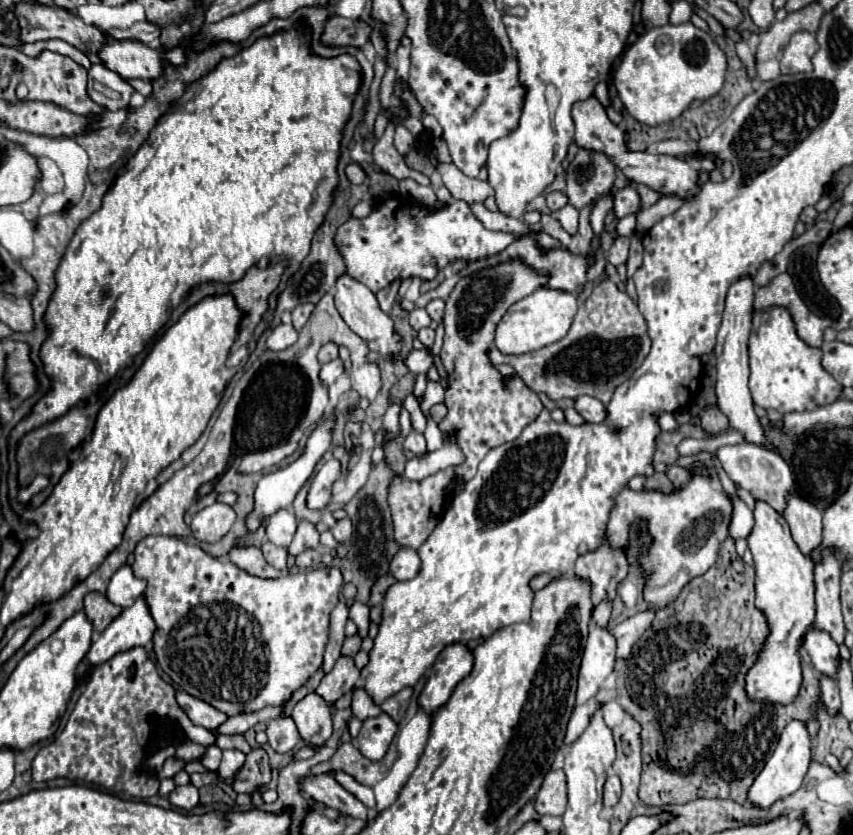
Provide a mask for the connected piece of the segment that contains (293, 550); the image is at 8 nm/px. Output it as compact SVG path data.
M301 520L299 528L295 532L295 538L289 544L289 548L287 548L289 554L297 556L297 554L301 554L307 548L317 548L317 546L319 546L319 532L317 532L315 524L311 524L307 520Z

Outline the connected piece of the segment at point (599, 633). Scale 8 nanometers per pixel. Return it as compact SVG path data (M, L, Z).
M591 624L587 646L583 650L583 660L579 668L579 686L577 686L577 706L585 704L593 698L603 684L603 680L611 674L615 666L615 638Z

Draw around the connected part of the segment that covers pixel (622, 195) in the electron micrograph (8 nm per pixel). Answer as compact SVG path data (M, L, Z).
M627 186L623 190L615 190L615 202L613 202L613 214L615 218L623 218L627 214L635 214L639 212L639 196L635 192L635 186Z

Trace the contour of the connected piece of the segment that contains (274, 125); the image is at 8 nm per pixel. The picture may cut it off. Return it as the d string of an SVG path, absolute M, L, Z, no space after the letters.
M299 20L299 24L295 24L295 30L283 30L283 34L263 36L255 40L249 48L239 50L235 56L223 58L209 74L187 84L183 96L171 104L167 114L161 116L159 126L151 130L149 138L141 144L137 154L125 164L123 172L117 176L109 192L103 196L101 208L95 214L91 214L91 218L87 218L83 226L79 226L59 264L59 274L55 274L57 290L51 296L49 308L45 312L45 322L51 328L51 334L41 346L41 360L45 364L45 372L53 378L53 390L35 404L29 418L21 420L13 428L9 436L9 448L17 448L17 440L23 438L25 432L31 432L43 426L45 422L53 422L55 418L63 416L79 400L93 394L99 388L99 384L103 384L105 378L113 378L121 368L129 366L133 356L137 356L145 348L145 344L153 338L153 334L167 322L171 310L179 306L179 302L182 302L185 294L188 294L193 286L208 282L223 282L223 284L239 282L245 276L245 272L251 266L255 266L263 256L273 256L273 254L277 256L281 254L289 258L293 272L301 266L303 258L311 250L311 238L315 230L323 224L327 206L331 206L331 194L335 194L335 186L339 184L337 162L341 154L339 150L341 138L343 138L345 124L351 118L355 94L361 86L361 66L355 56L351 54L339 54L335 58L315 56L311 54L311 42L307 42L307 38L311 38L311 28L305 24L305 20Z

